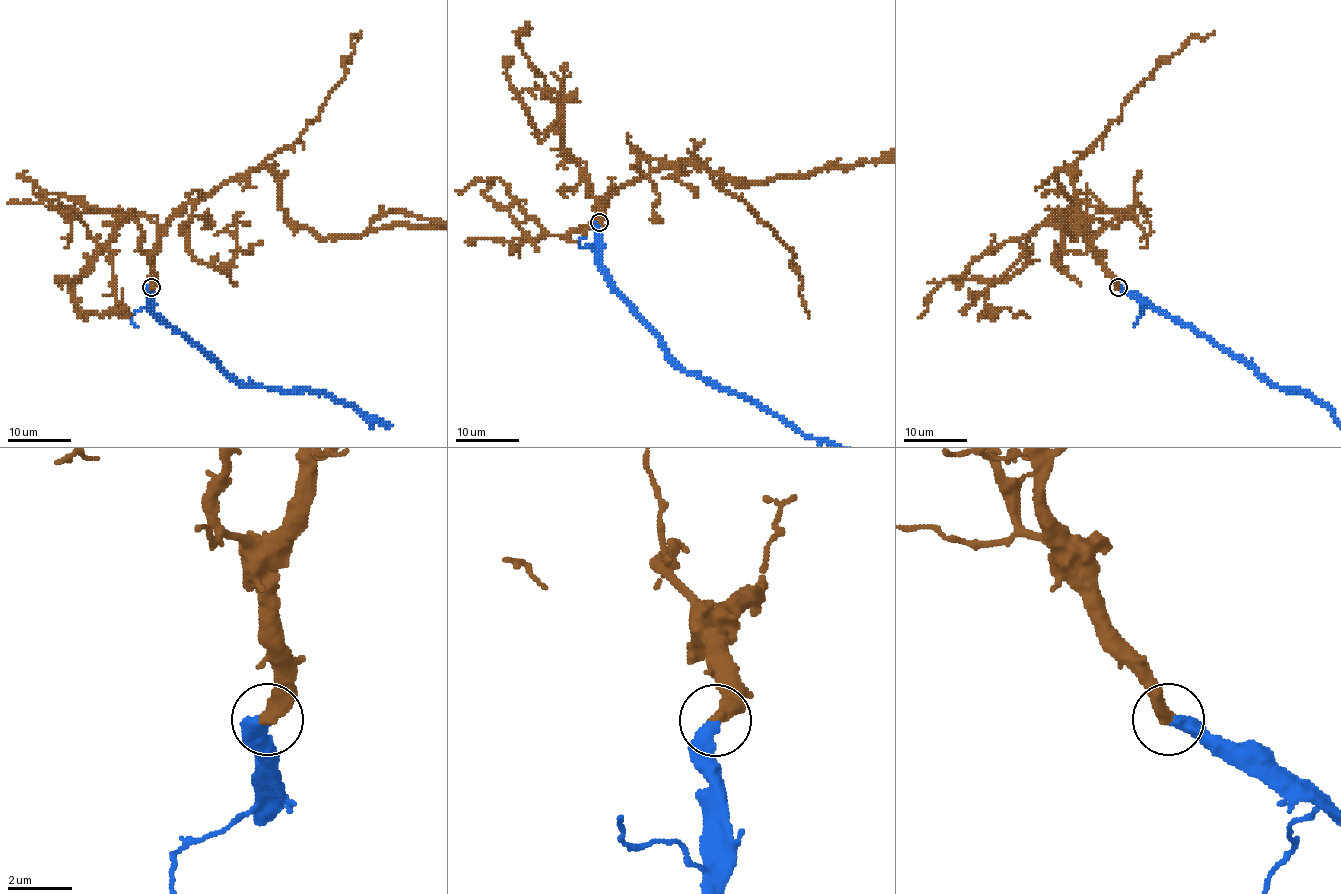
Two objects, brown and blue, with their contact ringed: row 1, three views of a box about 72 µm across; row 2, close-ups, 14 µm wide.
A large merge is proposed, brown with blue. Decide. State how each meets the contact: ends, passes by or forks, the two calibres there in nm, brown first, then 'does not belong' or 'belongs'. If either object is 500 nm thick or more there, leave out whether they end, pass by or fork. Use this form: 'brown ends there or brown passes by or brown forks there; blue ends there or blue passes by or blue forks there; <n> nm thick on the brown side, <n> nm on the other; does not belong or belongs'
brown ends there; blue ends there; 440 nm thick on the brown side, 400 nm on the other; belongs

